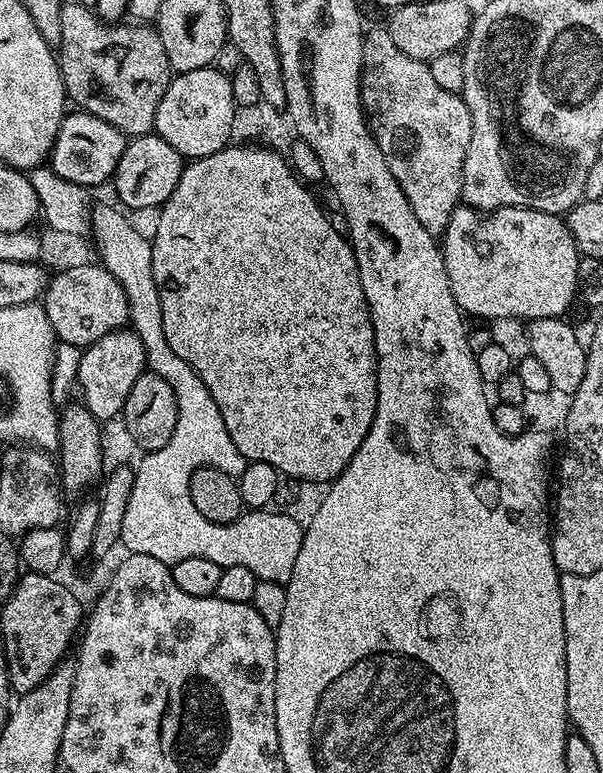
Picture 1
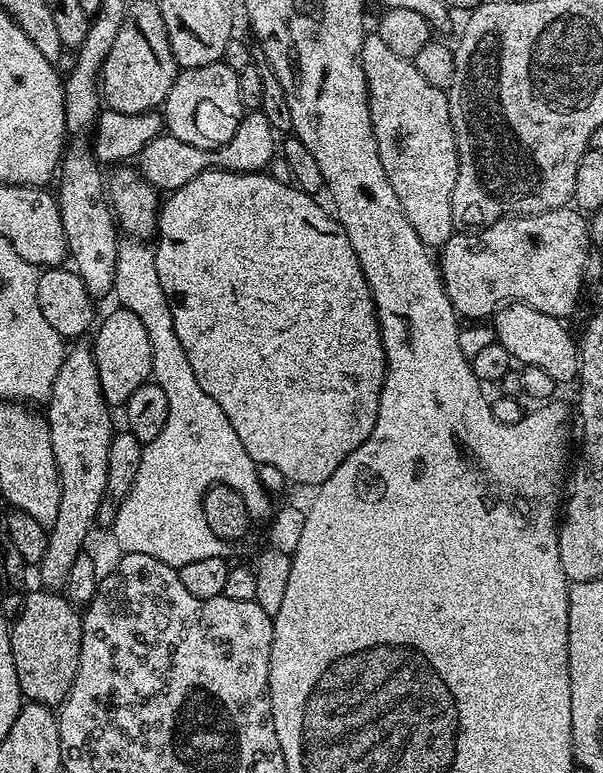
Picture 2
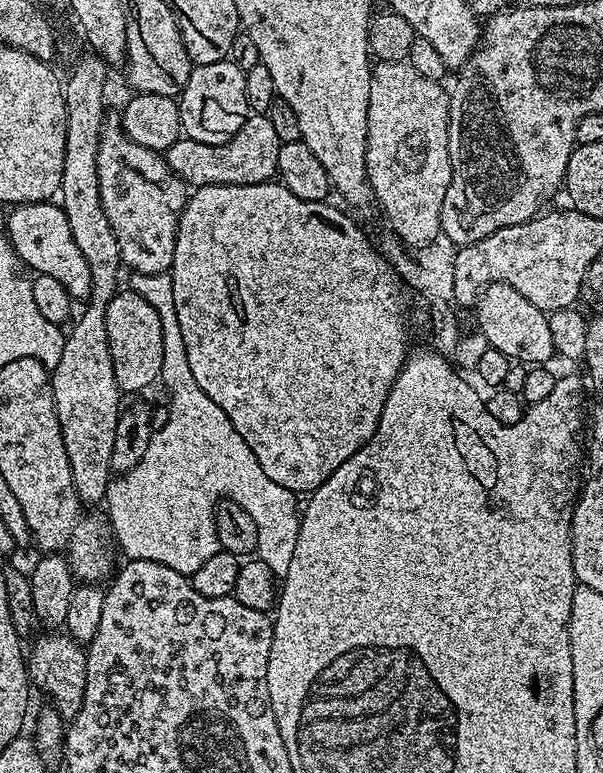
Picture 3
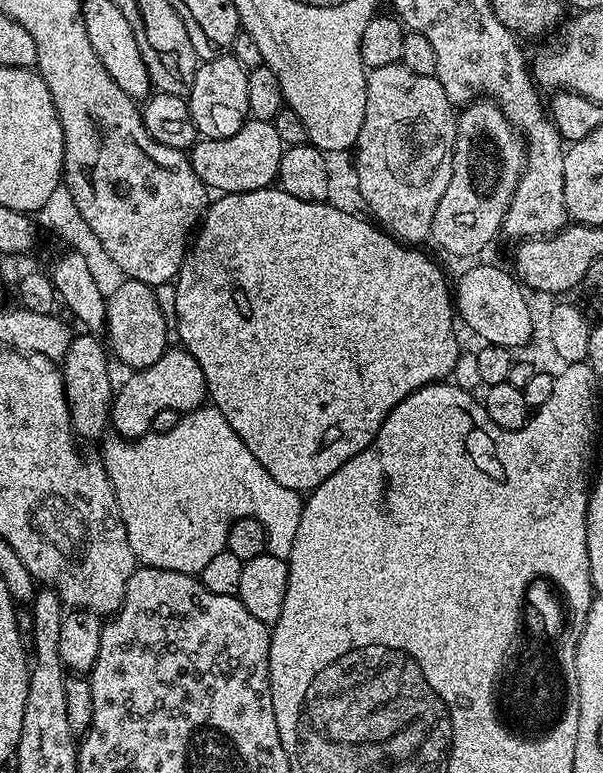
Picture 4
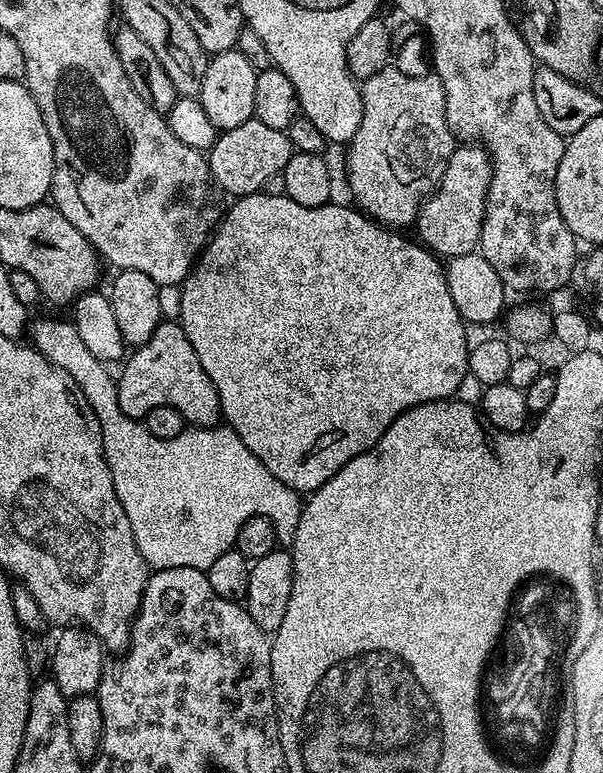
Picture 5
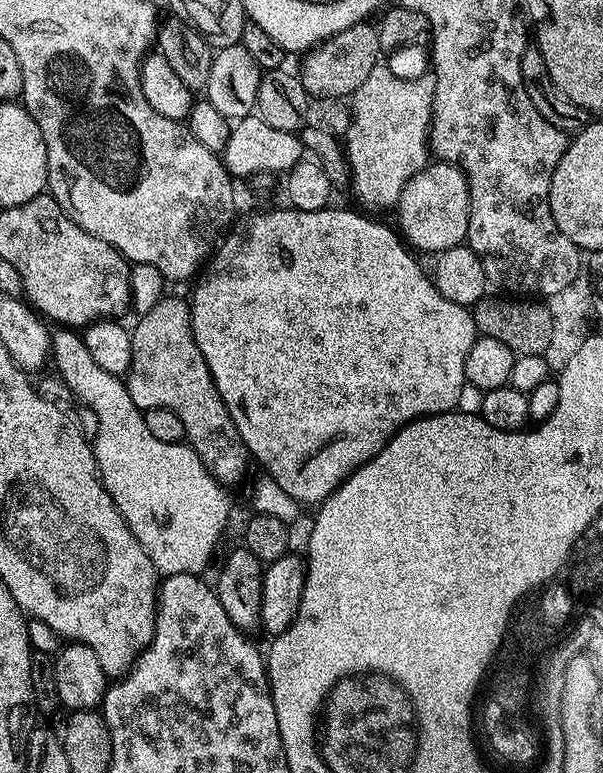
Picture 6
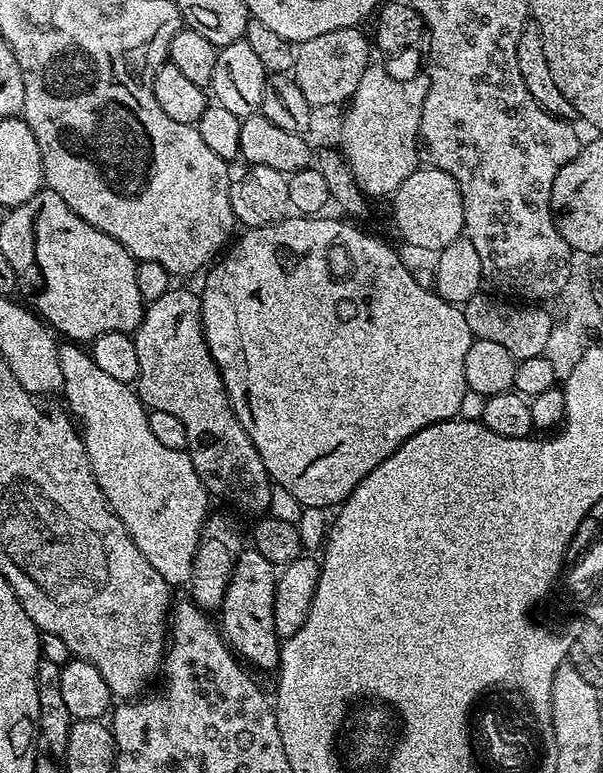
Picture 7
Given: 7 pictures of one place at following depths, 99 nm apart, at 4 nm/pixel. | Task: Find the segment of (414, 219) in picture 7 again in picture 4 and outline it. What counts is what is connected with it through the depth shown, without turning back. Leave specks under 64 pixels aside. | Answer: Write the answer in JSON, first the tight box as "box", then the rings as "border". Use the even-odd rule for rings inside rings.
{"box":[431,98,526,256],"border":[[[480,98],[467,105],[459,113],[456,122],[456,145],[452,151],[450,186],[446,186],[446,194],[442,194],[438,210],[434,210],[431,243],[436,243],[442,251],[449,252],[452,256],[476,256],[496,235],[499,237],[504,227],[504,215],[510,206],[520,176],[524,173],[525,159],[526,148],[520,133],[512,127],[512,123],[504,117],[504,112],[495,102]]]}

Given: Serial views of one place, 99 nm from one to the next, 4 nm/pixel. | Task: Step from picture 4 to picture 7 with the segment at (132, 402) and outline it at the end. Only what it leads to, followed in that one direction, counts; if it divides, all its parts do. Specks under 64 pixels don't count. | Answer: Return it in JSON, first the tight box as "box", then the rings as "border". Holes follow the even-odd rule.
{"box":[134,287,272,513],"border":[[[169,287],[168,292],[162,294],[162,298],[151,301],[145,307],[144,317],[135,330],[134,339],[138,350],[138,378],[134,391],[145,408],[166,410],[166,414],[174,414],[174,418],[178,418],[178,422],[186,426],[187,451],[204,487],[215,499],[217,496],[244,512],[267,513],[272,506],[272,478],[268,475],[254,442],[250,442],[250,434],[246,434],[242,422],[236,420],[220,371],[204,337],[204,327],[200,321],[199,295],[188,288]]]}

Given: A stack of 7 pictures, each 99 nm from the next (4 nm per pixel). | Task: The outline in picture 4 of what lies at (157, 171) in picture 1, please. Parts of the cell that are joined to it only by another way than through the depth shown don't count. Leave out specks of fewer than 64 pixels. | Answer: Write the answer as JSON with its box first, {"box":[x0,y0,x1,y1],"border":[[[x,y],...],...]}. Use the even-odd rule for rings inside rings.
{"box":[190,119,285,193],"border":[[[249,119],[238,134],[225,140],[197,139],[190,149],[190,159],[194,174],[213,193],[253,192],[269,187],[277,179],[285,147],[270,120]]]}

